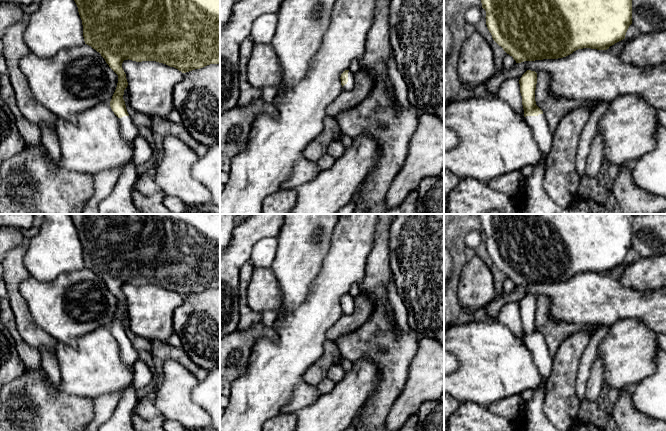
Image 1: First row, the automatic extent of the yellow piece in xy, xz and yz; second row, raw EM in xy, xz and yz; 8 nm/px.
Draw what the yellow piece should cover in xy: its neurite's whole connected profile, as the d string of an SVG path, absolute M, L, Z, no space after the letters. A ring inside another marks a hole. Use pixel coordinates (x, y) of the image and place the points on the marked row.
M220 0L74 1L82 20L85 44L99 52L109 67L118 75L118 83L110 101L110 107L118 117L120 134L126 141L133 143L138 136L138 130L127 112L123 99L124 90L128 86L126 74L122 68L124 60L129 59L136 62L156 61L174 67L182 73L220 63Z

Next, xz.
M345 70L341 74L341 77L340 77L341 85L342 85L344 91L350 91L350 90L354 89L355 84L354 84L353 77L354 77L354 75L349 70Z

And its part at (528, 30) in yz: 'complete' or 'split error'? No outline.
complete

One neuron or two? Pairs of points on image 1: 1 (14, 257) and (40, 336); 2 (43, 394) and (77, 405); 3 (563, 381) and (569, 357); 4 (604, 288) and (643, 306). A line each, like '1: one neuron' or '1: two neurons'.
1: one neuron
2: one neuron
3: one neuron
4: one neuron

